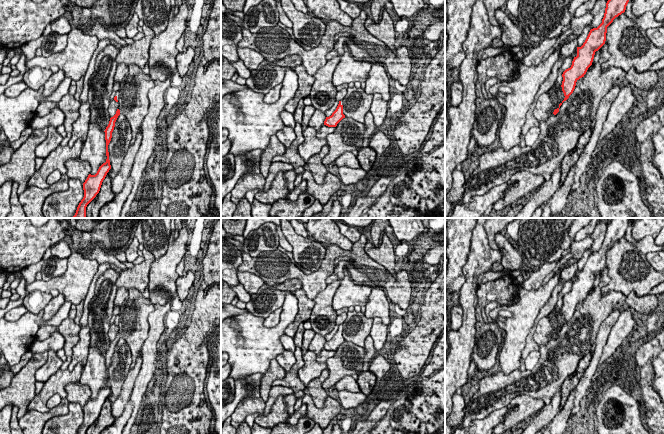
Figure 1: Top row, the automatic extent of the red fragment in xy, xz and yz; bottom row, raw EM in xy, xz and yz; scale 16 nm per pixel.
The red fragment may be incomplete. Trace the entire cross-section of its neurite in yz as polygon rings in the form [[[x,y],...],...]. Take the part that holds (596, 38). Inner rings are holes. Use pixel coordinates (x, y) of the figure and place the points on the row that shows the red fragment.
[[[629,0],[607,1],[602,23],[597,28],[590,30],[583,45],[577,47],[577,56],[574,57],[571,67],[562,74],[561,87],[565,96],[562,103],[573,93],[576,82],[584,77],[588,68],[592,65],[595,52],[605,44],[607,27],[616,17],[625,12],[628,2]]]

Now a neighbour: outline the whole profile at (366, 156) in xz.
[[[362,147],[358,150],[357,159],[362,169],[365,171],[370,171],[375,160],[376,160],[376,152],[368,147]]]

